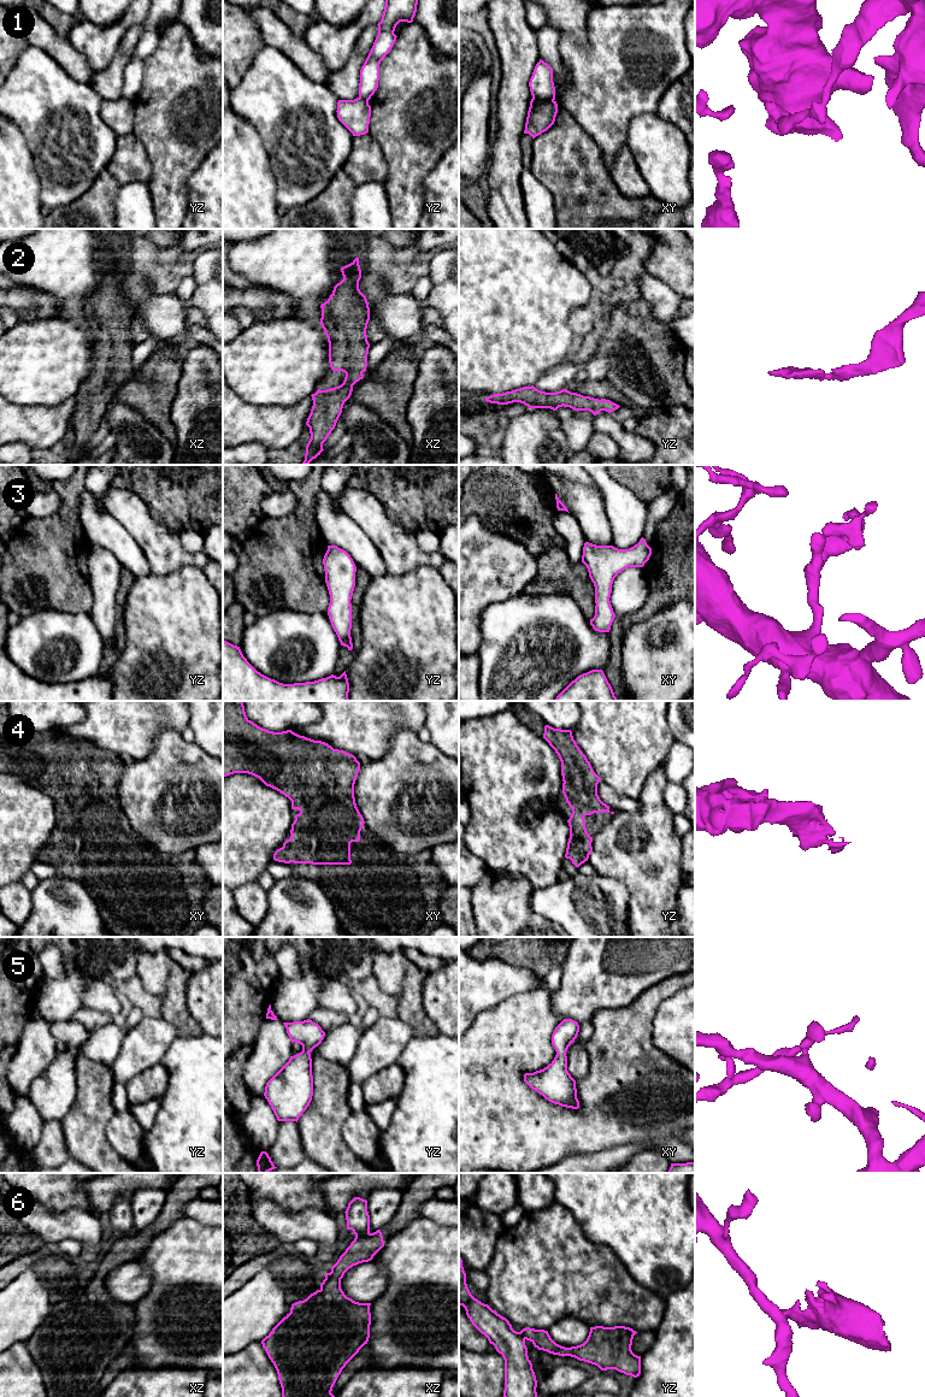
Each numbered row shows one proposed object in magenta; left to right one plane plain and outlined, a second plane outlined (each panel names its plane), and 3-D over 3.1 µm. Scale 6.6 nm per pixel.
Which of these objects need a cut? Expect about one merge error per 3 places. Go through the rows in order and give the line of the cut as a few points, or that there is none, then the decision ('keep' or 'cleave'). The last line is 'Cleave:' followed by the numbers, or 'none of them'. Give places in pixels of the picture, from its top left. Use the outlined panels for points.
1: cut in xy along (532, 96), (553, 101); cleave
2: no cut; keep
3: no cut; keep
4: no cut; keep
5: no cut; keep
6: cut in xz along (369, 1231), (355, 1236); cleave
Cleave: 1, 6

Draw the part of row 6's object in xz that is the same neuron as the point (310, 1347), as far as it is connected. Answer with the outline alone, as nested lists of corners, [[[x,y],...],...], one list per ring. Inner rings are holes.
[[[381,1230],[355,1236],[331,1272],[325,1273],[320,1289],[293,1303],[290,1313],[261,1340],[277,1371],[282,1397],[335,1397],[332,1387],[346,1364],[367,1344],[371,1325],[371,1303],[347,1297],[341,1289],[341,1279],[353,1266],[371,1261],[384,1243]]]

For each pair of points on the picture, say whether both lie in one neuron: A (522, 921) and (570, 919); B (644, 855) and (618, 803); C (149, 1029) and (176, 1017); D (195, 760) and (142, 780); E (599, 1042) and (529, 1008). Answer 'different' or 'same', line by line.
A: different
B: different
C: different
D: same
E: same

